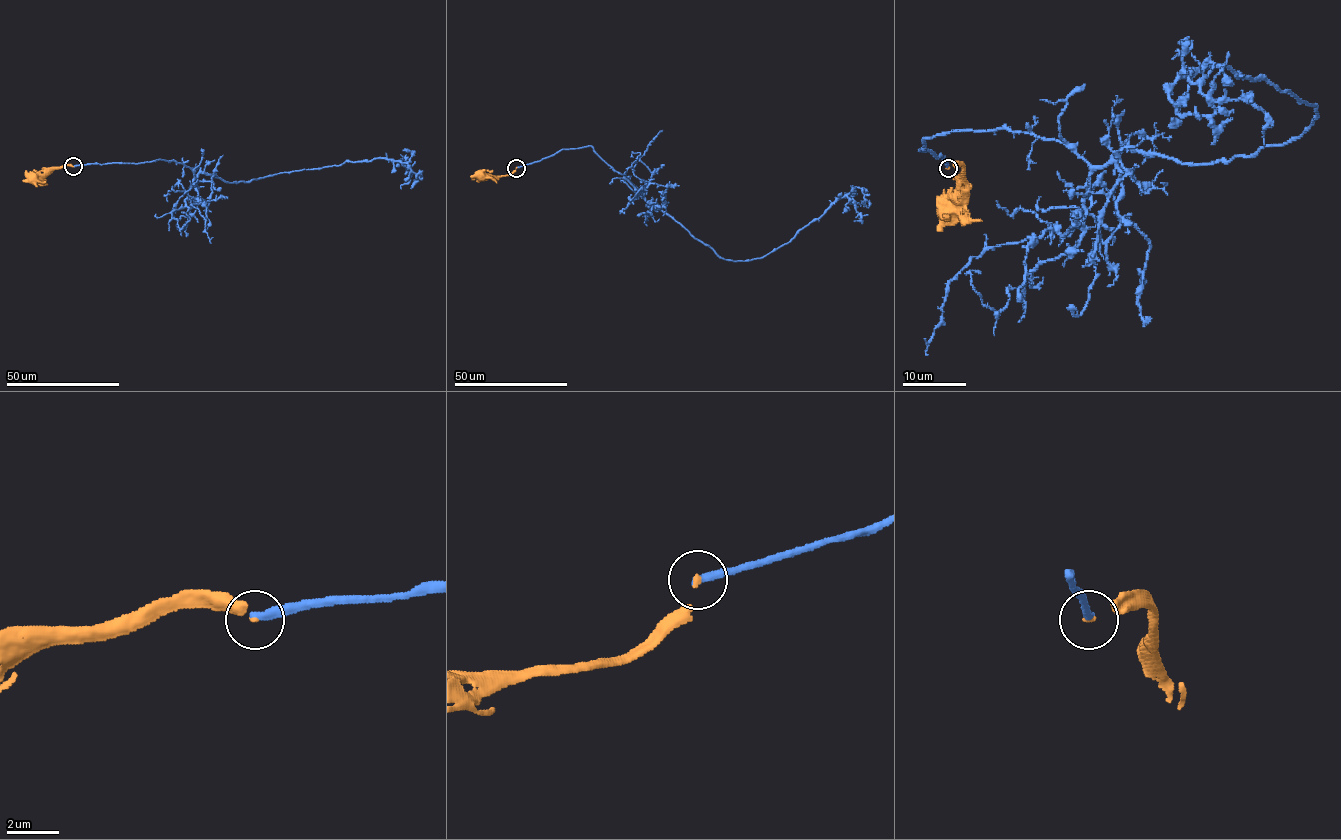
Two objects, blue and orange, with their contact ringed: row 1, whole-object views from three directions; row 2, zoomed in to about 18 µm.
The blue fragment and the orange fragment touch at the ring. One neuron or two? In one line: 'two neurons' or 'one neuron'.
two neurons

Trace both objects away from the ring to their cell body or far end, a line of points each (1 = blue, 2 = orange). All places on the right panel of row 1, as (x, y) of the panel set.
1: (947, 168), (924, 139), (1187, 164), (1319, 117), (1203, 65), (1264, 144)
2: (947, 168), (963, 165), (964, 171), (961, 172), (953, 222), (950, 214)

